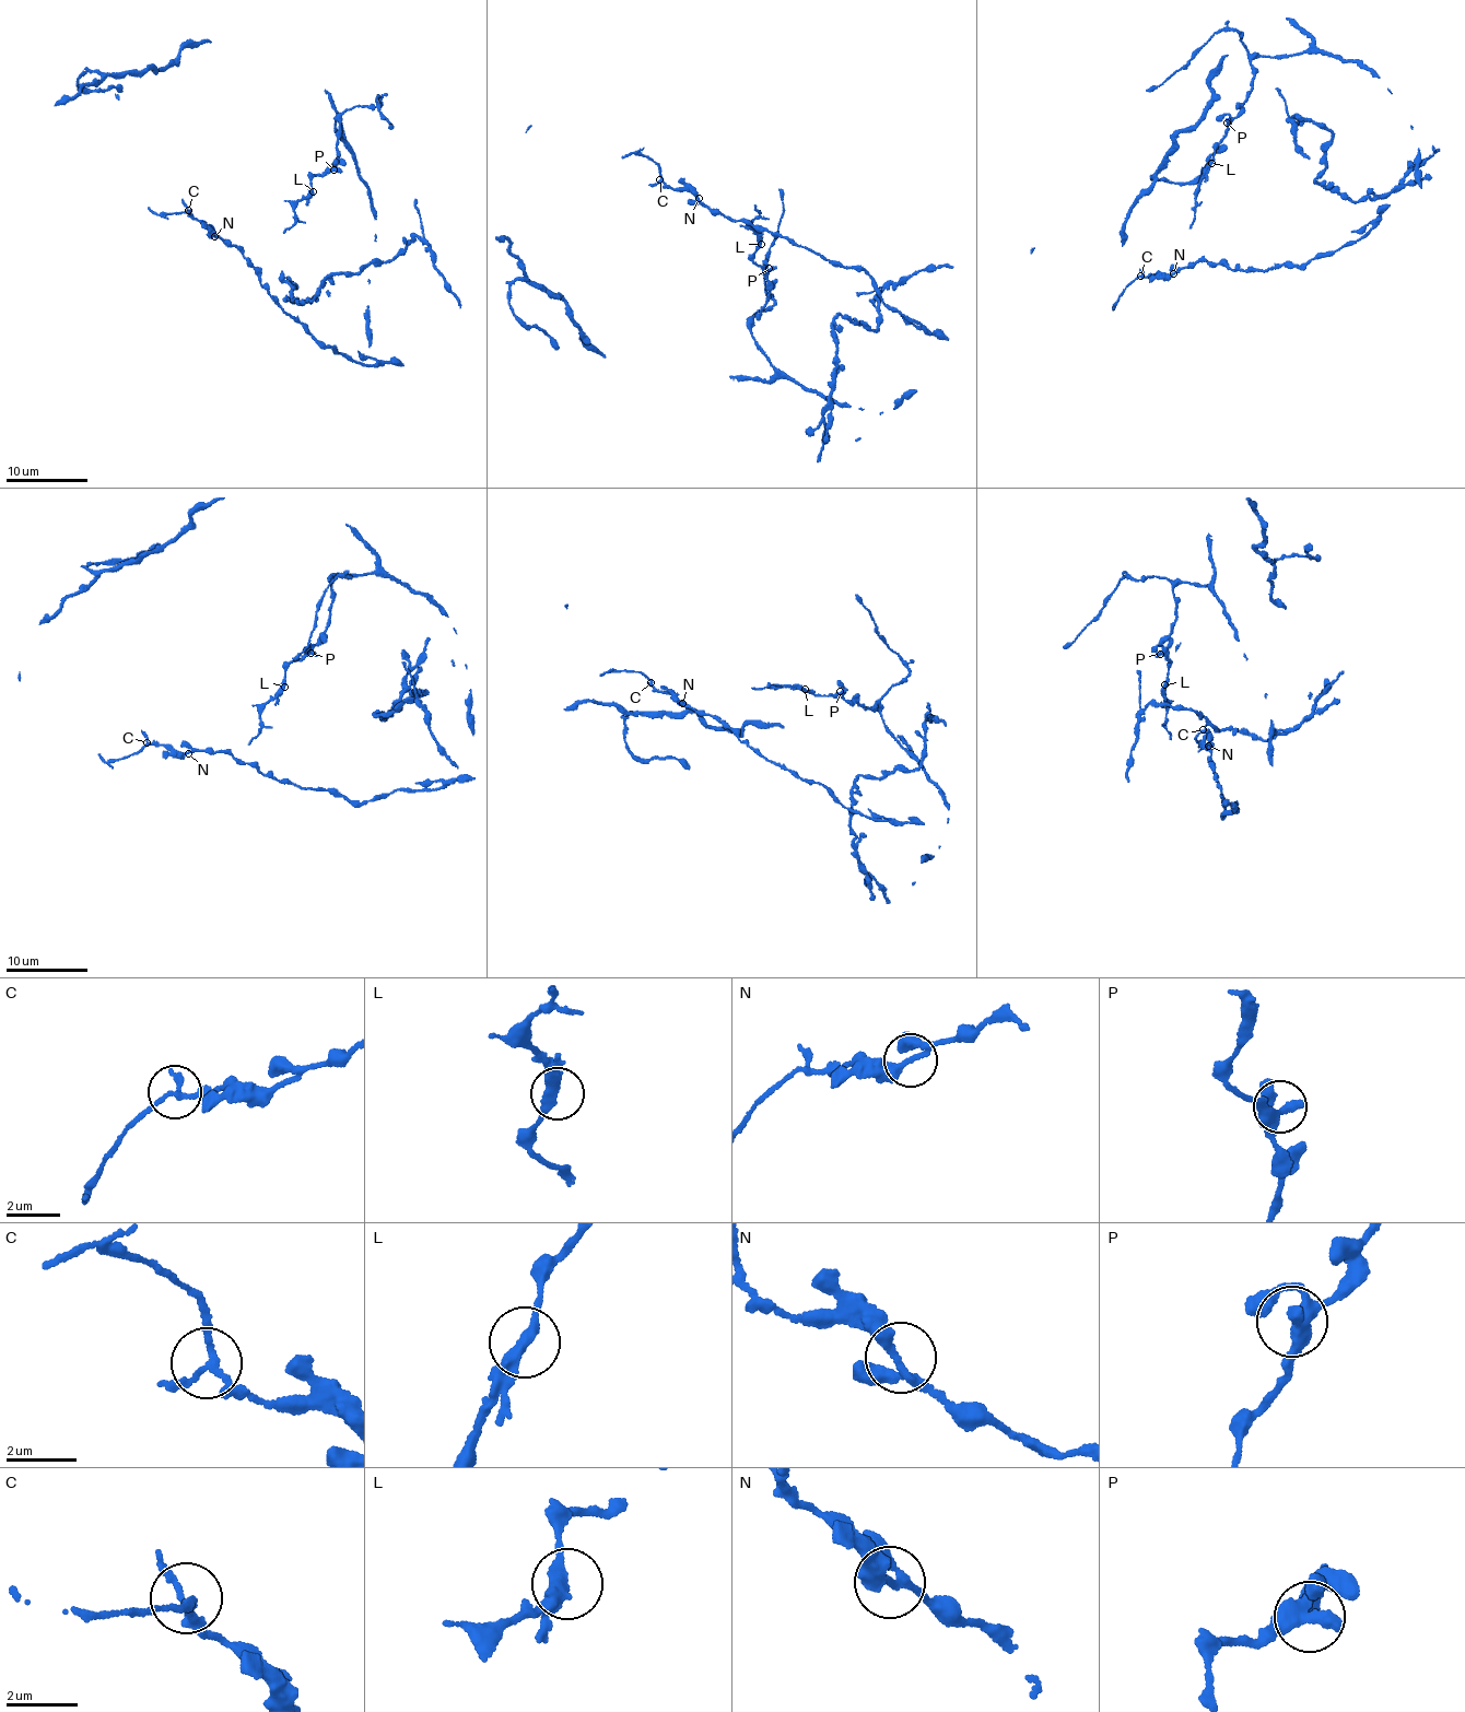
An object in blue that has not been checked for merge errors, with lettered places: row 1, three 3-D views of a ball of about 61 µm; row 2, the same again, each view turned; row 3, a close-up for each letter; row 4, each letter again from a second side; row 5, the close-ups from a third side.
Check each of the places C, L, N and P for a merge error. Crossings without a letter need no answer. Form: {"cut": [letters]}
{"cut": []}

